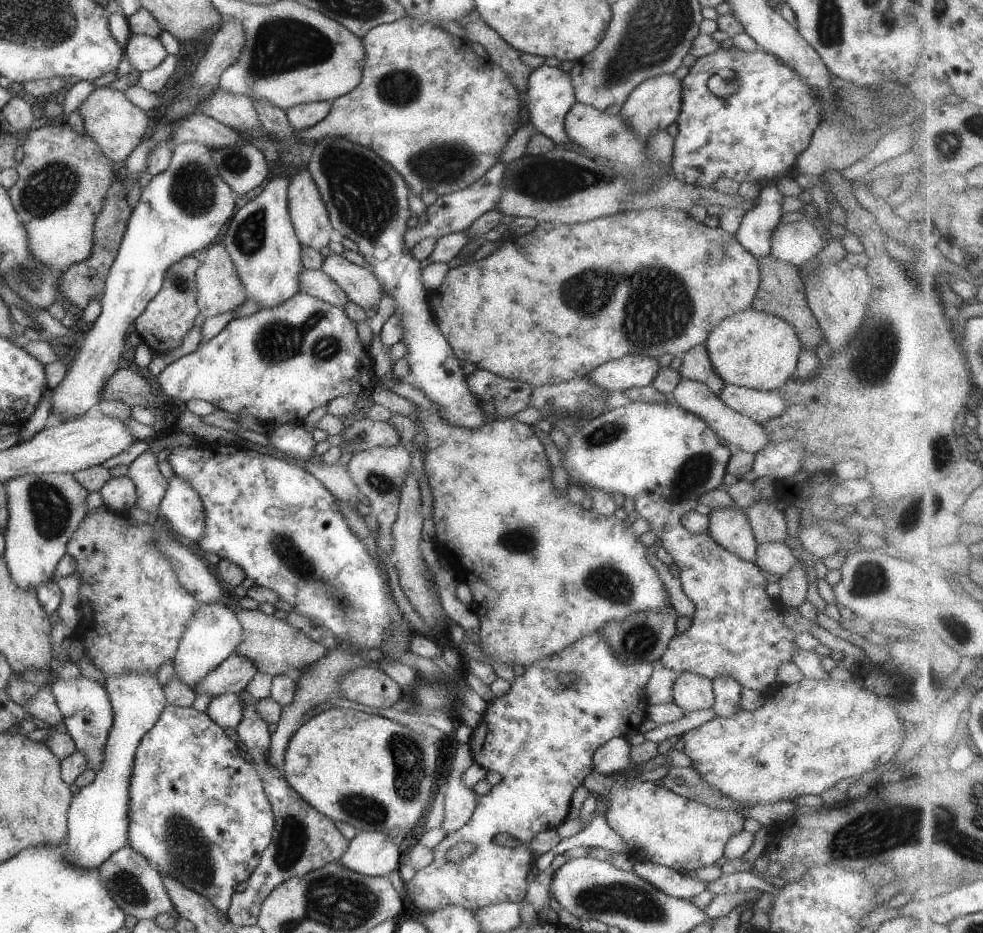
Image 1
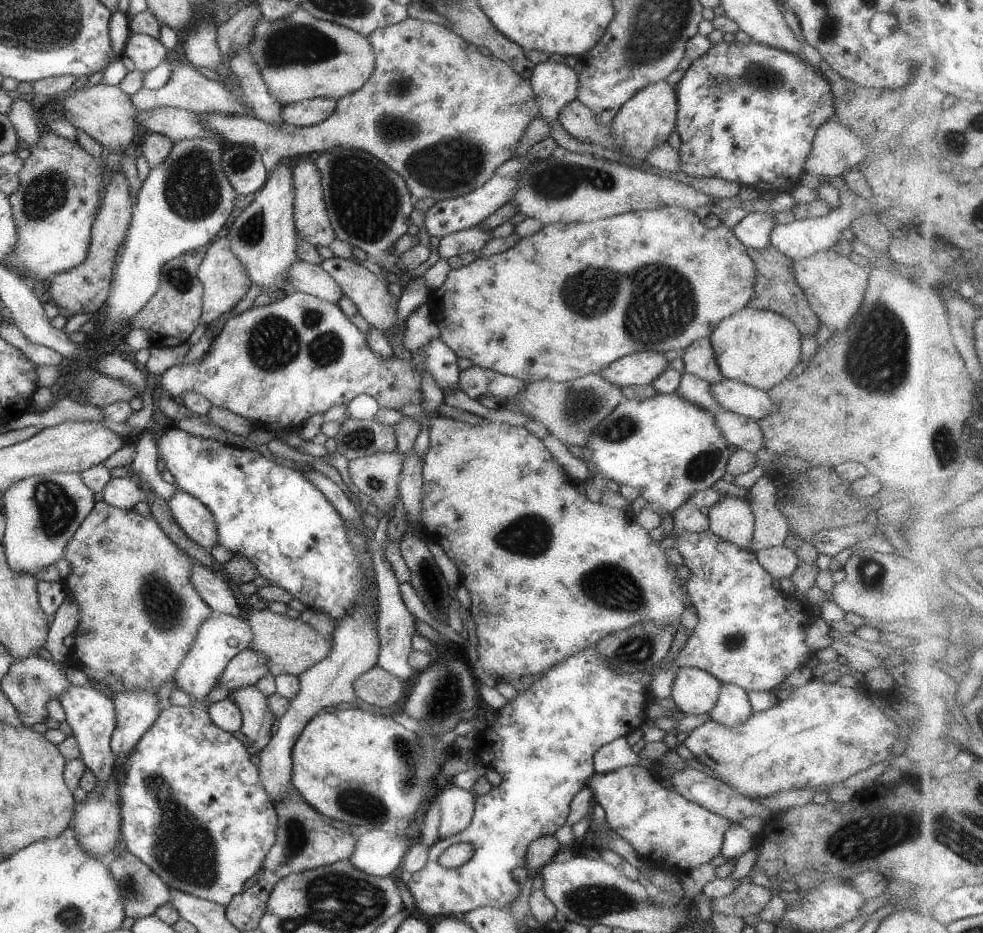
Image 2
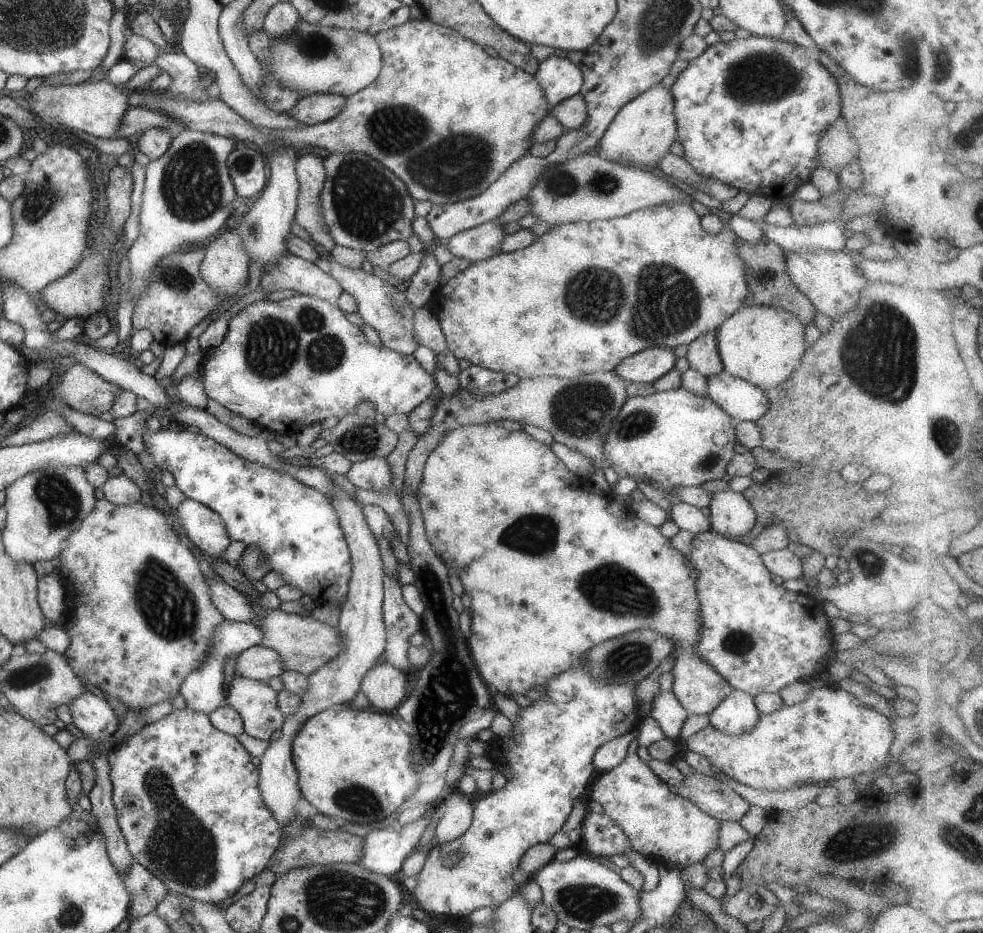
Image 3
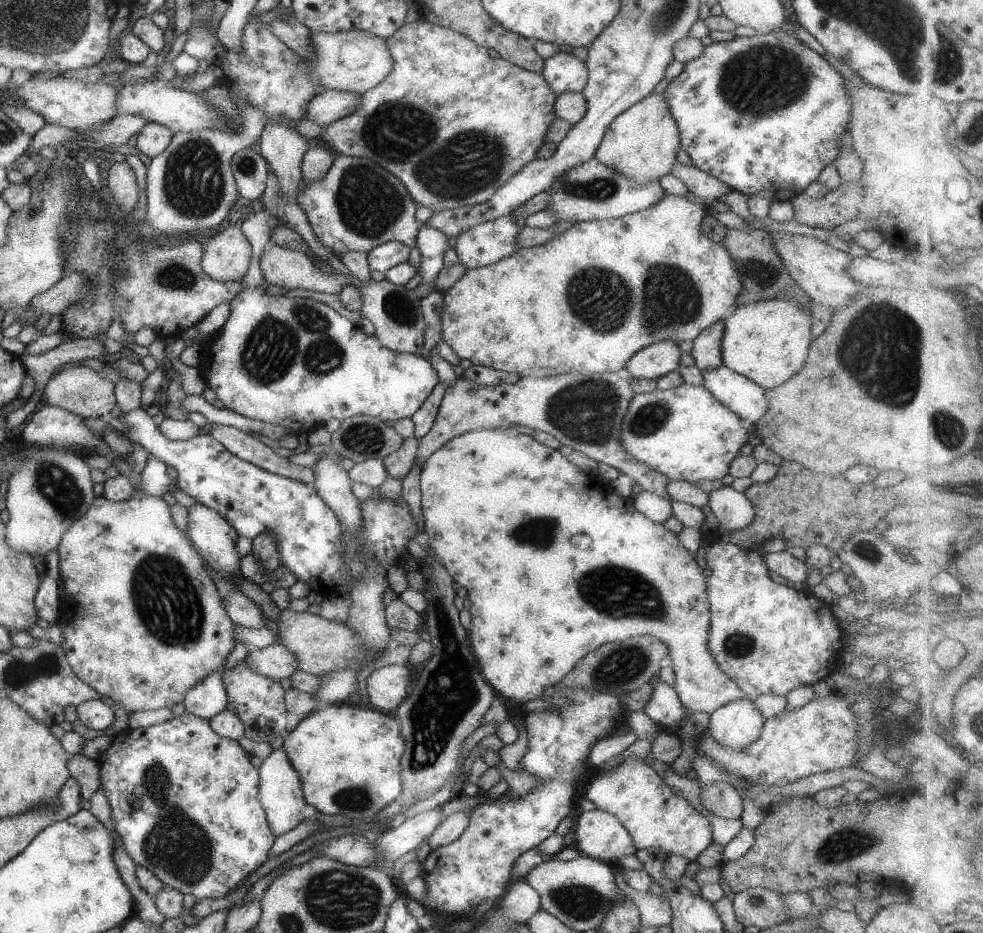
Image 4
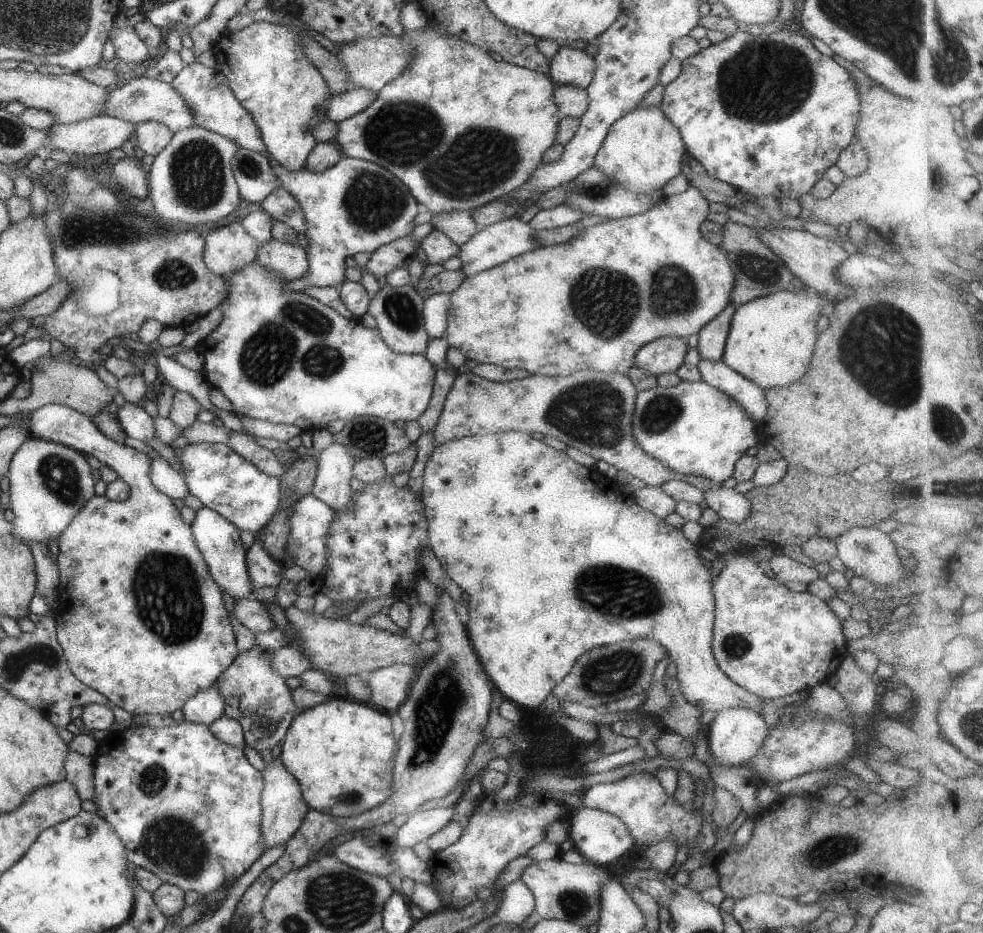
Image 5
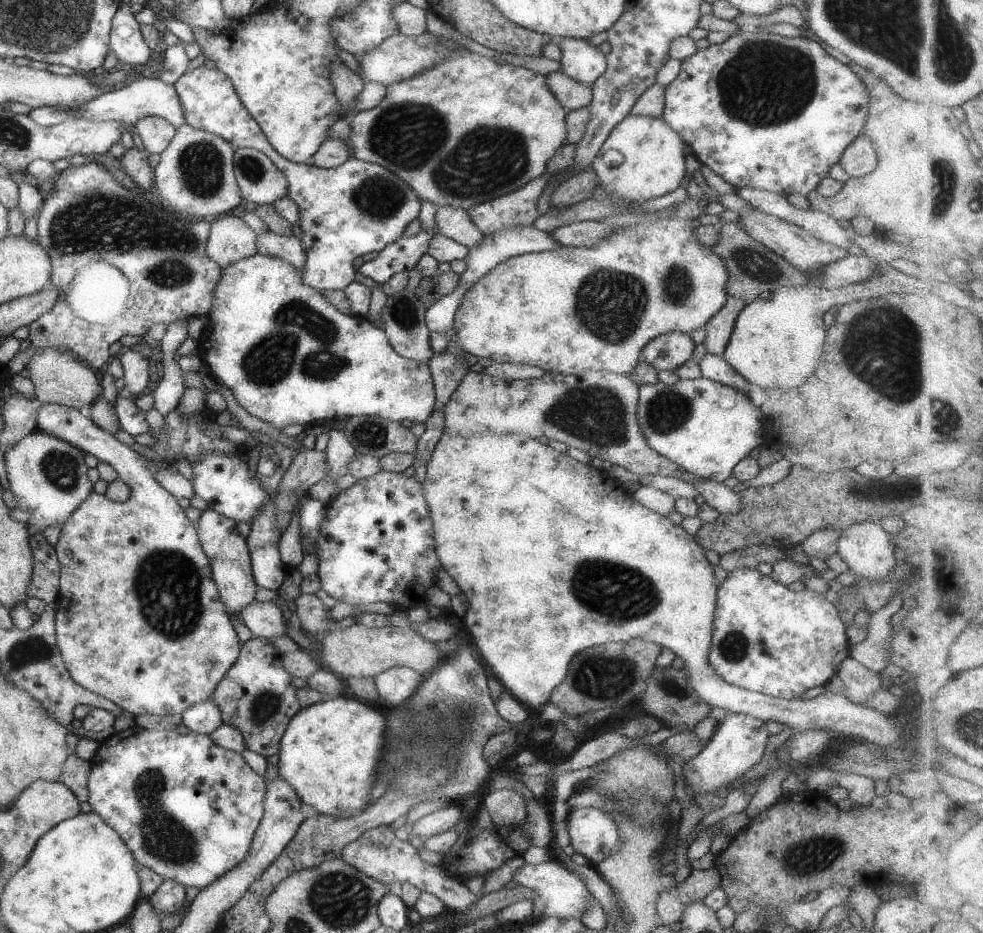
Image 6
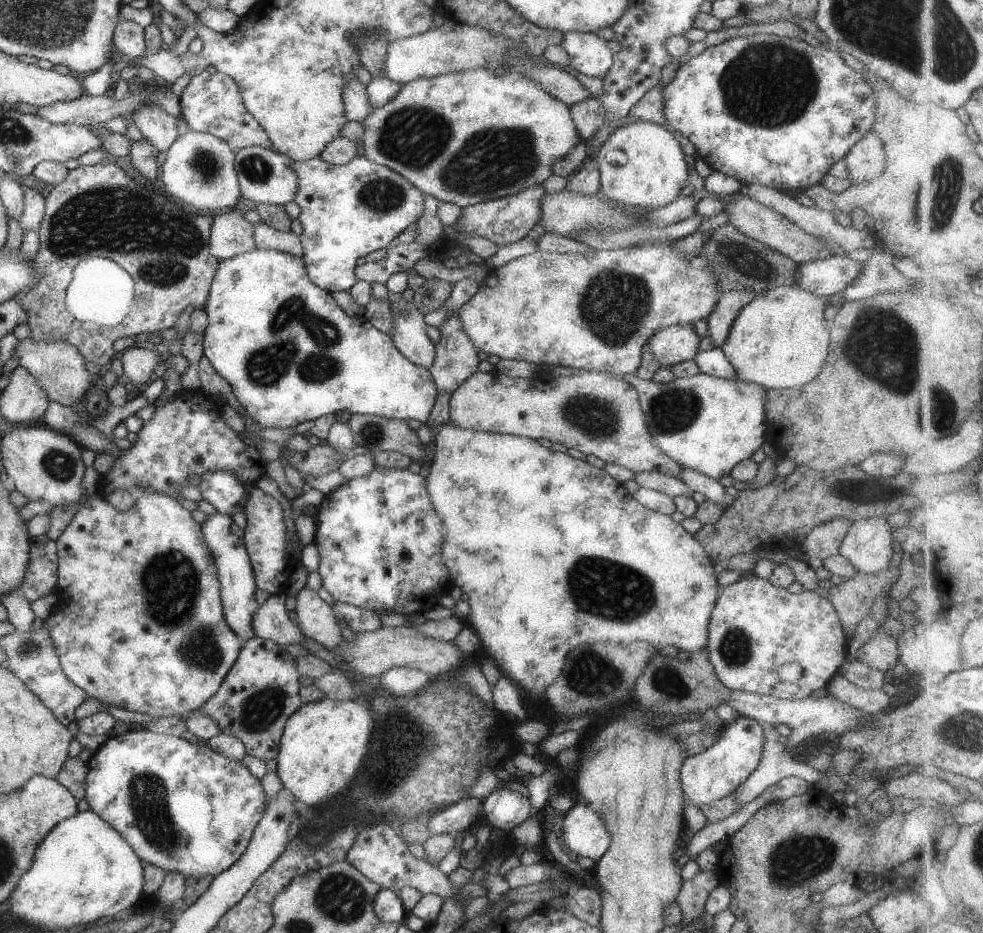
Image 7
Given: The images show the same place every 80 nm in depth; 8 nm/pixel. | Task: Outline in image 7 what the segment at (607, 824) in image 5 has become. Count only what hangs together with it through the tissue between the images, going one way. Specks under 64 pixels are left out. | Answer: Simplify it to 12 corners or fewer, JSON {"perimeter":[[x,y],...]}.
{"perimeter":[[579,801],[563,814],[561,840],[597,862],[610,847],[605,822]]}

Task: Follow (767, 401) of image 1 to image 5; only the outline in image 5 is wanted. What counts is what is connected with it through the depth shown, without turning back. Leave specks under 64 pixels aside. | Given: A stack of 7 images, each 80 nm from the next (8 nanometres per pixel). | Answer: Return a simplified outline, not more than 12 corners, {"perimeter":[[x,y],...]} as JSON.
{"perimeter":[[699,360],[700,380],[759,423],[763,389],[722,361]]}

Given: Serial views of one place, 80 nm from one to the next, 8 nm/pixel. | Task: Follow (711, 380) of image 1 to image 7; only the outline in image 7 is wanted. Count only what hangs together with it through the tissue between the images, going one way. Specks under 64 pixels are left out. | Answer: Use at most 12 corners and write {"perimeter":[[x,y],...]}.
{"perimeter":[[747,288],[721,292],[707,316],[713,348],[725,344],[737,312],[755,296]]}

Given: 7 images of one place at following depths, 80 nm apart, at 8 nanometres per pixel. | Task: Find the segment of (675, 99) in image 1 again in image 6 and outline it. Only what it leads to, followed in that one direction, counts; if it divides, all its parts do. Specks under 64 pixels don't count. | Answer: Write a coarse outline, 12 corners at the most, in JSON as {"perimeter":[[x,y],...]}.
{"perimeter":[[628,115],[591,168],[615,200],[641,204],[687,177],[681,137]]}

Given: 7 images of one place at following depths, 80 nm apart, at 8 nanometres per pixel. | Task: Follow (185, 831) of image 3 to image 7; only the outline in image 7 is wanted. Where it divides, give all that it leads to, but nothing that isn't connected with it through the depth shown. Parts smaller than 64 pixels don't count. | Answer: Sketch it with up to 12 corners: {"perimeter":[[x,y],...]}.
{"perimeter":[[189,737],[89,758],[89,810],[195,882],[241,857],[261,782]]}

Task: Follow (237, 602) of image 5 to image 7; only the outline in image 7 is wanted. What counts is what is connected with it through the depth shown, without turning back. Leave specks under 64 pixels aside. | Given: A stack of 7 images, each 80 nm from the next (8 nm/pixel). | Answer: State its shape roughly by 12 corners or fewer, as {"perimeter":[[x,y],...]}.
{"perimeter":[[271,595],[249,620],[255,637],[276,644],[304,639],[285,610]]}

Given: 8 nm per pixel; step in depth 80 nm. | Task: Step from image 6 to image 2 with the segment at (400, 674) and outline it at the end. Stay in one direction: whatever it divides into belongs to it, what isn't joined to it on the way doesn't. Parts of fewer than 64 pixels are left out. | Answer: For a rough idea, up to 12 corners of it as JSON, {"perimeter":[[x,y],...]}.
{"perimeter":[[376,665],[353,680],[353,694],[390,711],[402,682]]}

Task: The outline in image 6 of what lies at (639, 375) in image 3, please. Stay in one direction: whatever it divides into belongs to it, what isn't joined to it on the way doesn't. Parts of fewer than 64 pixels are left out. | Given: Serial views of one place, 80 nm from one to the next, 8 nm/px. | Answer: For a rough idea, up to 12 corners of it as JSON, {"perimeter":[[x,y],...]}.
{"perimeter":[[673,330],[649,340],[639,356],[656,371],[690,358],[689,333]]}

